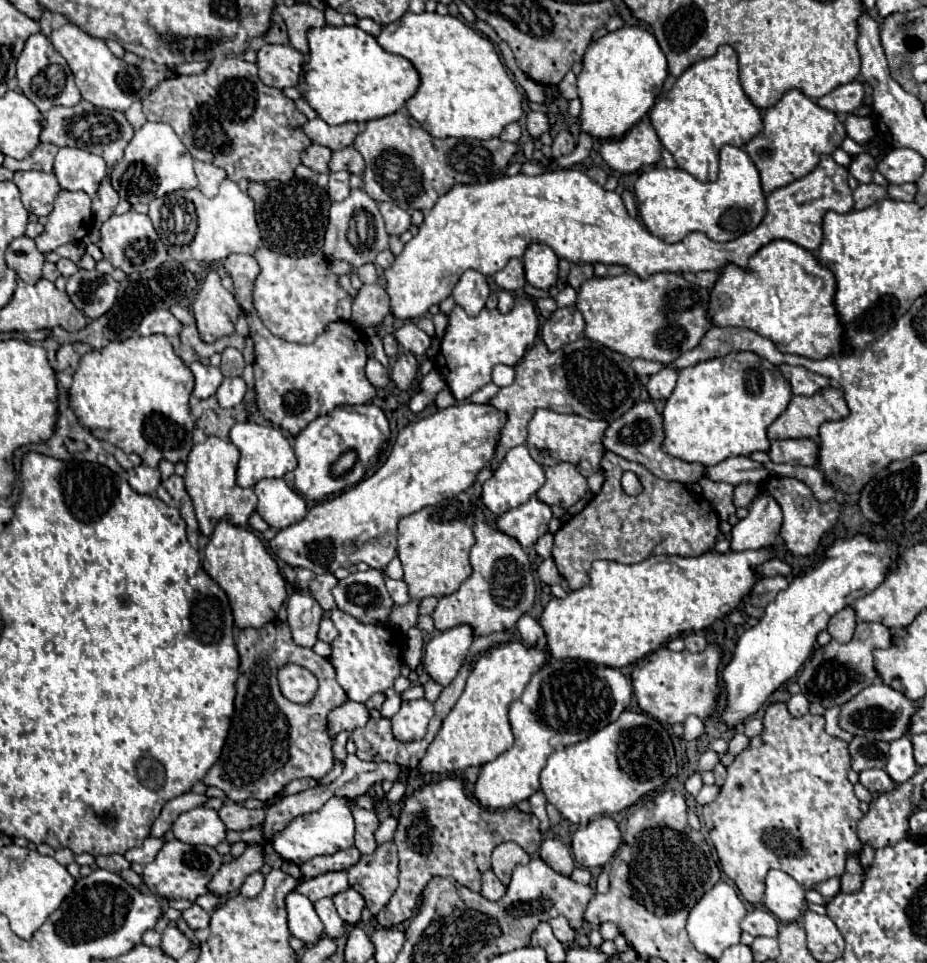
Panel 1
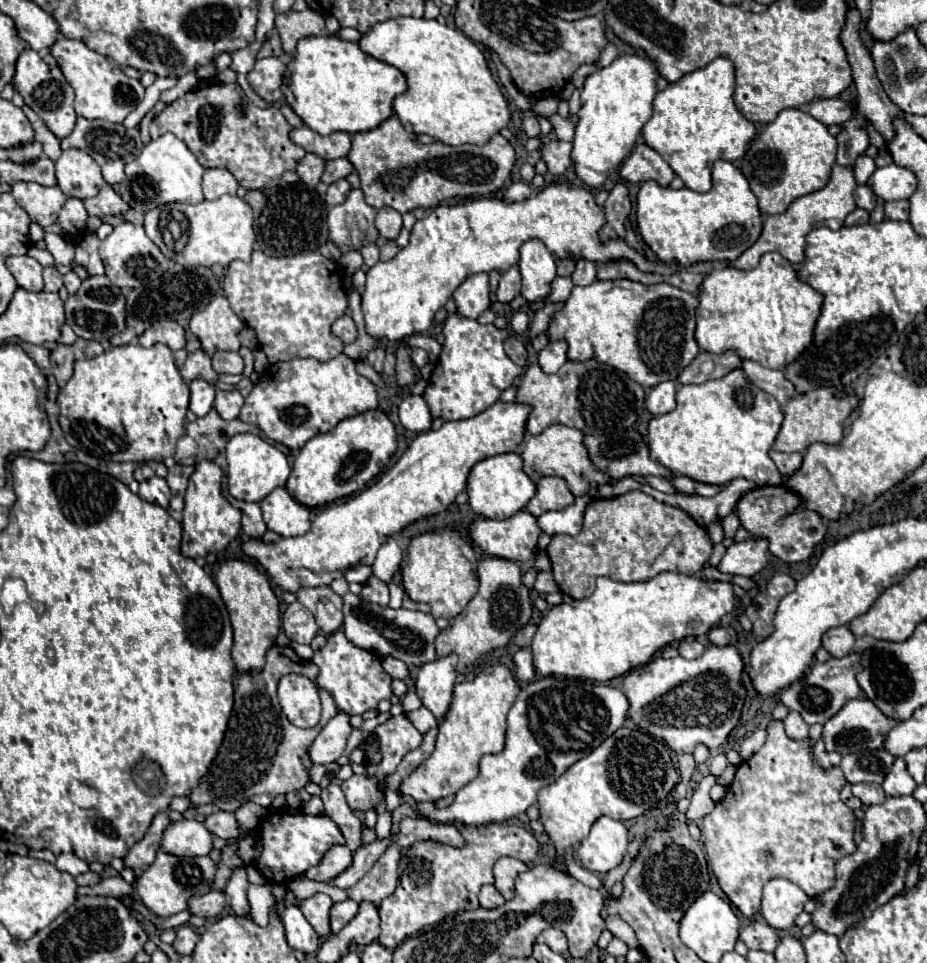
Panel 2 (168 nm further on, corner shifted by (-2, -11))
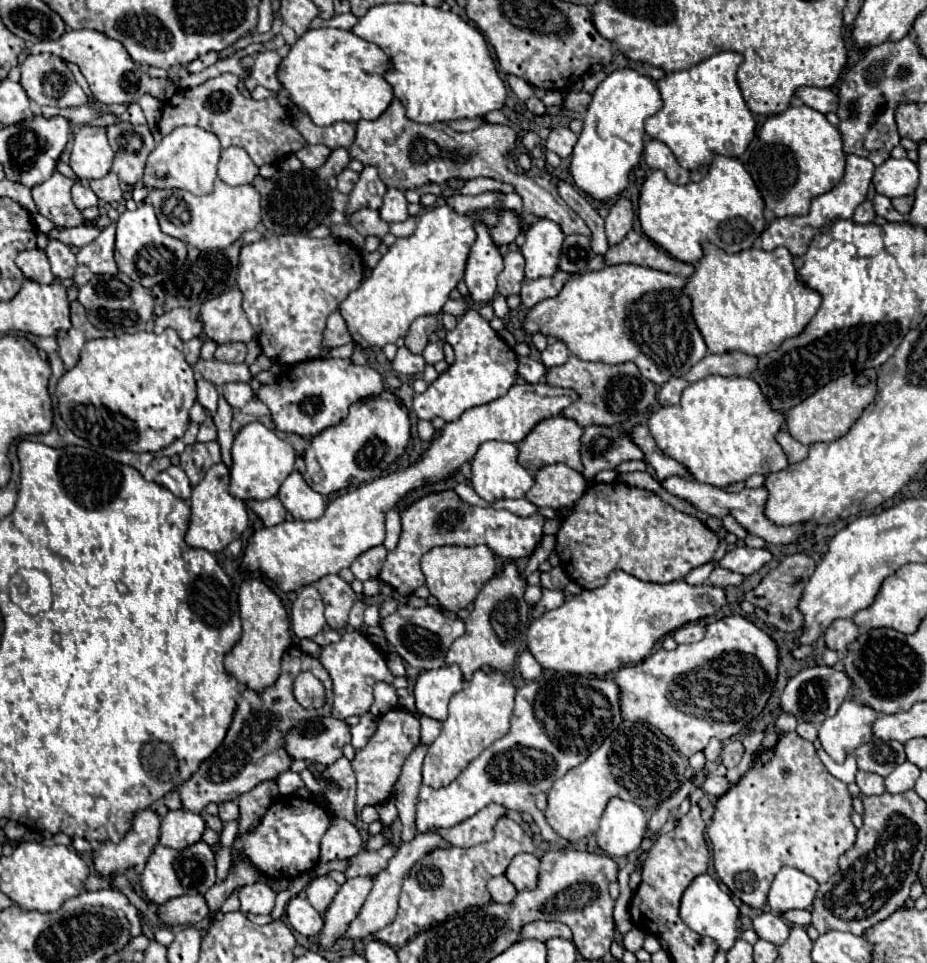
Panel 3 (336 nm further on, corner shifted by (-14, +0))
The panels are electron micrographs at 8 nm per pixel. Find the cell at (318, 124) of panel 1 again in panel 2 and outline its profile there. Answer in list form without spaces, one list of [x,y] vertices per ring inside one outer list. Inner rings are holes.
[[[300,127],[300,129],[292,129],[290,131],[290,139],[302,147],[308,153],[320,155],[322,159],[338,159],[338,157],[346,157],[350,151],[350,135],[348,133],[332,133],[332,135],[318,135],[308,127]]]

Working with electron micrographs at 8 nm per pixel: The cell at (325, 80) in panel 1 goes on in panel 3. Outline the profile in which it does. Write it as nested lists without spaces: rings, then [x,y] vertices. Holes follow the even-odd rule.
[[[318,28],[308,30],[298,42],[290,48],[290,54],[282,60],[278,68],[278,80],[290,92],[292,102],[312,116],[314,124],[332,126],[336,122],[358,122],[358,120],[376,120],[394,100],[392,86],[386,82],[384,74],[392,70],[392,60],[384,50],[372,42],[362,40],[350,30],[340,28]]]

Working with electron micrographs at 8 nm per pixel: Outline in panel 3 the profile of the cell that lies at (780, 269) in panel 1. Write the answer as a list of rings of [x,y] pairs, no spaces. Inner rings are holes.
[[[706,244],[704,254],[704,270],[696,268],[692,280],[688,280],[688,296],[692,296],[692,312],[696,316],[696,324],[712,354],[740,350],[744,354],[764,356],[772,350],[778,350],[784,340],[800,336],[820,308],[822,296],[798,278],[792,254],[784,246],[774,248],[772,252],[750,248],[738,254],[726,254],[724,250]]]

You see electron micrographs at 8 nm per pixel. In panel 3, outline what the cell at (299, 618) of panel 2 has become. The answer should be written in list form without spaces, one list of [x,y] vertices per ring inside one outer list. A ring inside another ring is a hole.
[[[304,586],[292,604],[292,630],[298,638],[316,636],[324,626],[324,604],[314,586]]]

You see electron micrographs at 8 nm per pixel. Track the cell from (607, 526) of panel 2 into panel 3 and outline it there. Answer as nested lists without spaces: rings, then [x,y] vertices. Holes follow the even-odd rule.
[[[620,480],[612,484],[590,484],[584,496],[574,506],[574,514],[566,516],[560,524],[560,530],[556,534],[556,554],[560,556],[560,564],[568,578],[576,582],[582,588],[598,588],[604,584],[608,574],[616,568],[644,580],[644,582],[672,582],[680,576],[684,578],[690,570],[708,564],[720,544],[720,538],[716,532],[712,532],[704,522],[700,522],[694,516],[682,514],[668,506],[660,496],[656,496],[650,490],[628,486]],[[590,542],[590,548],[584,554],[584,544]],[[586,556],[586,558],[584,558]]]

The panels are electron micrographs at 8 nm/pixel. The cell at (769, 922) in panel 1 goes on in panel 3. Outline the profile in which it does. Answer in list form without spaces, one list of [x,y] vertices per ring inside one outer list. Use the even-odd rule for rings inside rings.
[[[762,912],[760,916],[754,918],[754,932],[762,938],[762,940],[768,940],[776,946],[784,944],[788,934],[790,934],[790,924],[778,916],[778,914],[772,914],[772,912]]]

